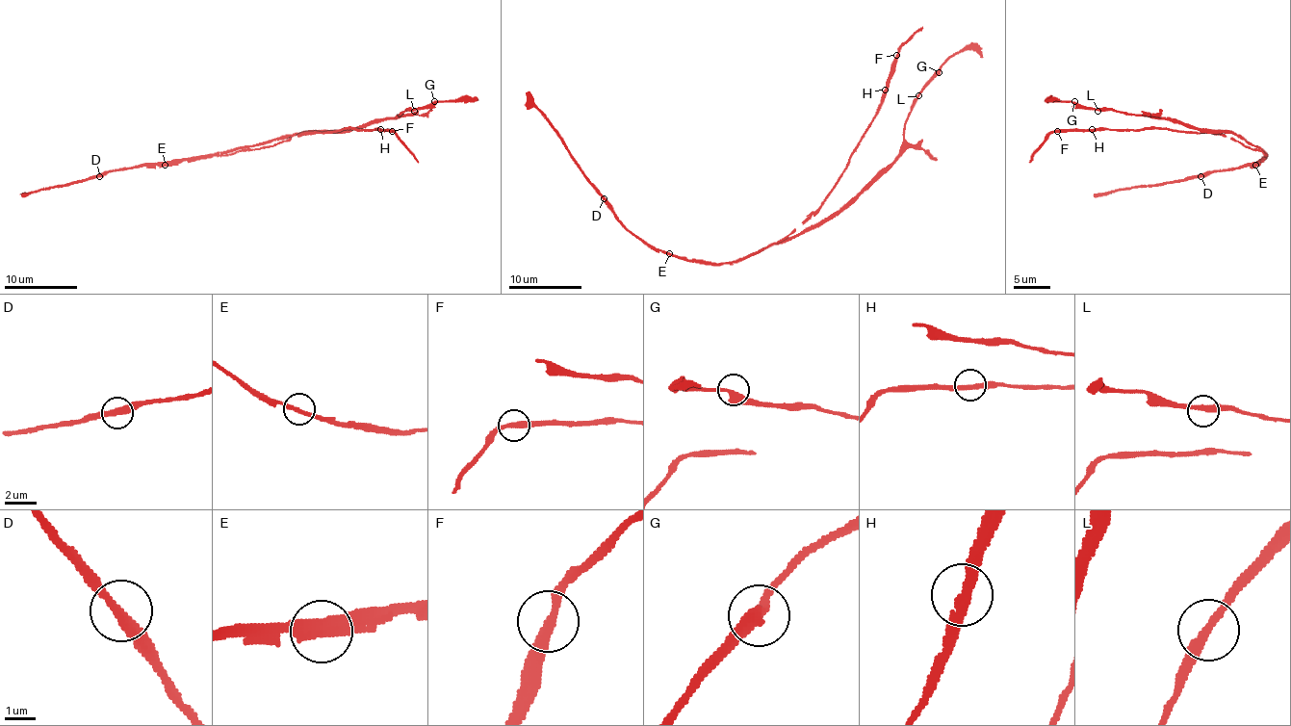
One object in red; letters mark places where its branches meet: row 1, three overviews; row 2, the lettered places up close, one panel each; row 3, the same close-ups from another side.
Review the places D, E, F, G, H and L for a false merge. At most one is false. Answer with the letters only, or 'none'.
E

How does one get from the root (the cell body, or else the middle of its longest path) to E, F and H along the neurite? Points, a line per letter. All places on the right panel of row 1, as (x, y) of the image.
E: (1253, 145), (1266, 156), (1254, 165)
F: (1253, 145), (1231, 132), (1222, 136), (1213, 132), (1180, 132), (1166, 128), (1058, 130)
H: (1253, 145), (1231, 132), (1222, 136), (1213, 132), (1180, 132), (1166, 128), (1093, 128)

